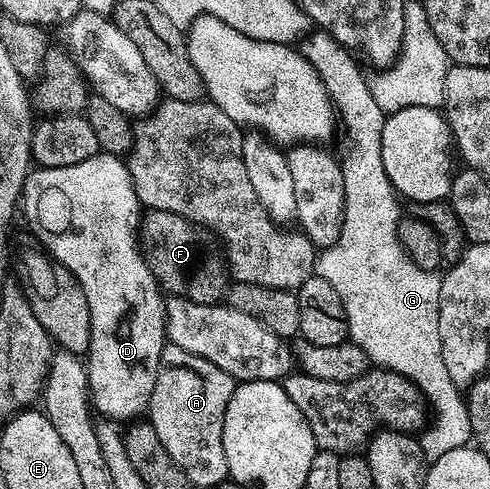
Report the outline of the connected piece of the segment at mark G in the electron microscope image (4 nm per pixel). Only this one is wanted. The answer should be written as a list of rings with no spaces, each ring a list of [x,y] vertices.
[[[322,28],[307,33],[300,42],[300,53],[317,68],[350,136],[350,151],[341,159],[344,224],[340,240],[317,255],[316,274],[328,280],[336,296],[340,296],[350,329],[349,341],[364,348],[371,363],[396,370],[421,387],[432,407],[433,417],[434,414],[438,417],[420,434],[422,454],[433,460],[444,456],[444,452],[467,445],[472,438],[463,393],[452,384],[452,376],[448,376],[448,368],[444,368],[438,323],[442,280],[435,271],[425,270],[414,263],[400,244],[400,198],[389,180],[381,156],[381,134],[388,114],[376,104],[376,100],[372,100],[367,75],[362,75],[353,56],[341,45],[343,43],[334,34]]]

